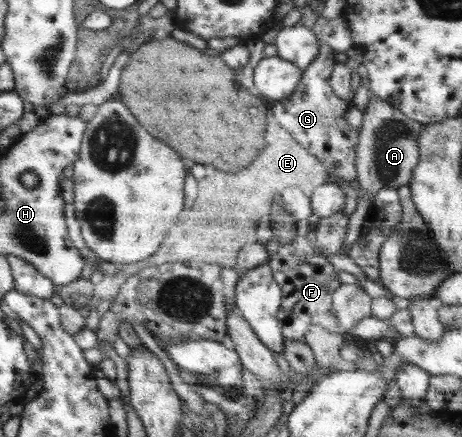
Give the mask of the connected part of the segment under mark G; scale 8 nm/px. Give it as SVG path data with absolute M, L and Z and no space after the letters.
M320 42L317 58L303 71L303 76L297 88L286 99L275 101L270 109L273 116L277 116L279 124L293 135L305 150L323 161L327 176L335 176L351 183L357 180L355 147L359 141L359 132L344 118L345 113L353 104L341 100L332 90L330 76L337 64L335 50Z

